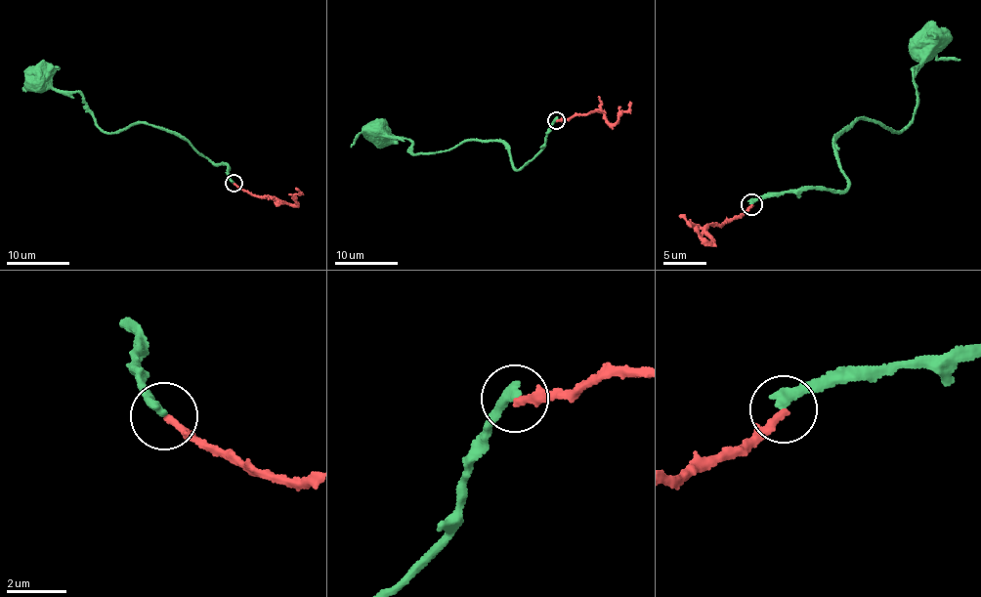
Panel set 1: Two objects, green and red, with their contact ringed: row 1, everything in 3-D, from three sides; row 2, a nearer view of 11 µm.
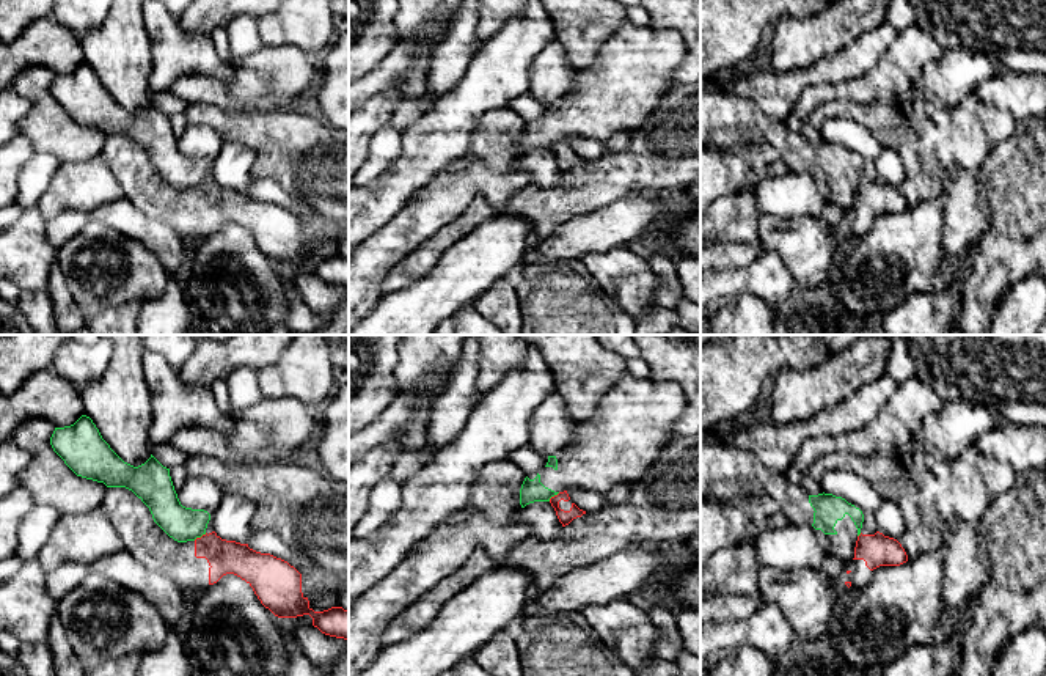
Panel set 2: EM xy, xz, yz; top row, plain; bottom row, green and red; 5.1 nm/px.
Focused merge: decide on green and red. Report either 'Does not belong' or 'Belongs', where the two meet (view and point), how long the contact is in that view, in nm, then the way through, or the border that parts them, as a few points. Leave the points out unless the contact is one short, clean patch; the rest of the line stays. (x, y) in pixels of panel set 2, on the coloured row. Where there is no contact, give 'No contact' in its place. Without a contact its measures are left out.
Does not belong. Touches green at xy (200, 536). Shared border 80 nm. Boundary: xy (206, 533), (193, 540)

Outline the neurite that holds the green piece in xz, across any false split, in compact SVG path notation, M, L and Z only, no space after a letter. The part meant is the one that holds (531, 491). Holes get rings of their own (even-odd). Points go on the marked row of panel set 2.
M622 376L600 398L594 415L586 421L578 421L570 445L548 456L543 470L525 478L520 489L521 508L534 501L550 501L551 497L573 487L603 495L624 481L639 479L674 439L672 426L680 420L685 406L686 396L674 382Z

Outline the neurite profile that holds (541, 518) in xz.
M550 501L526 505L520 509L518 519L531 528L532 538L543 541L558 538L564 528Z

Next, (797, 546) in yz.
M790 522L784 528L766 528L757 539L762 566L784 571L821 569L825 550L809 522Z

